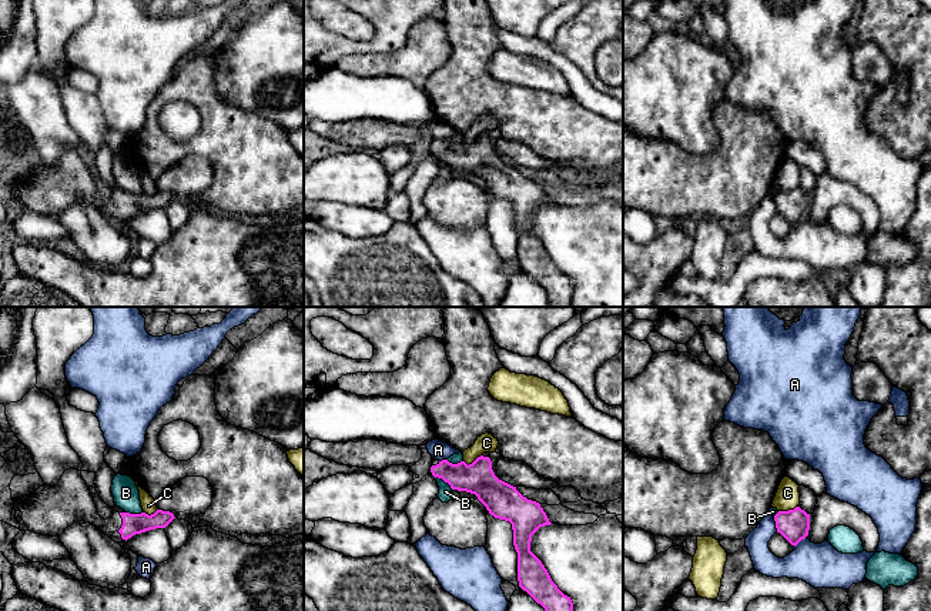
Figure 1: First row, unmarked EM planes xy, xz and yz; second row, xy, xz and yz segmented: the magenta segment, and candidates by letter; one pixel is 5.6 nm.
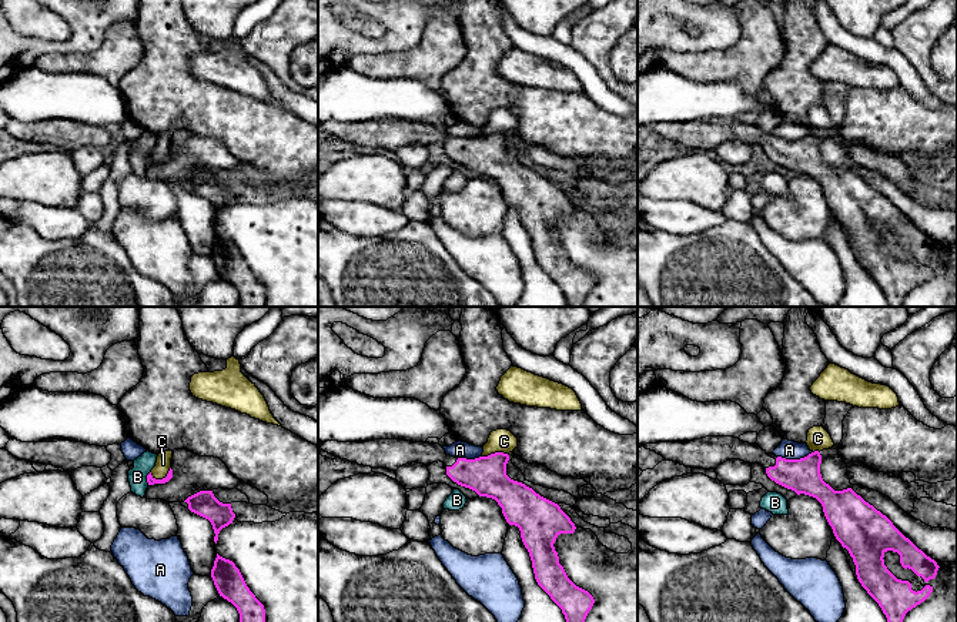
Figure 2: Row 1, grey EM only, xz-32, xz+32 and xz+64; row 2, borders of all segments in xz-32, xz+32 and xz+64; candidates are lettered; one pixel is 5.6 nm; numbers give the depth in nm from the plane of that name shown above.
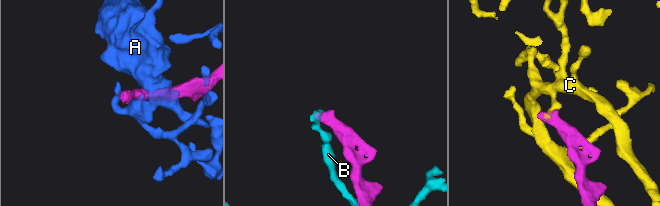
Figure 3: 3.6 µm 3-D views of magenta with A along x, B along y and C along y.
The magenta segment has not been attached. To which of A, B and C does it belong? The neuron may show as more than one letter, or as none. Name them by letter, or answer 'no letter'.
no letter

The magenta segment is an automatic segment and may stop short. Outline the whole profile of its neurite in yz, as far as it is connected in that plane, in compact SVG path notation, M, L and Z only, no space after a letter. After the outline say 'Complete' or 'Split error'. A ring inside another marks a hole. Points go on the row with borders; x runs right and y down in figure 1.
M800 507L788 511L778 511L774 515L774 521L777 532L794 547L808 535L810 514Z. Complete

